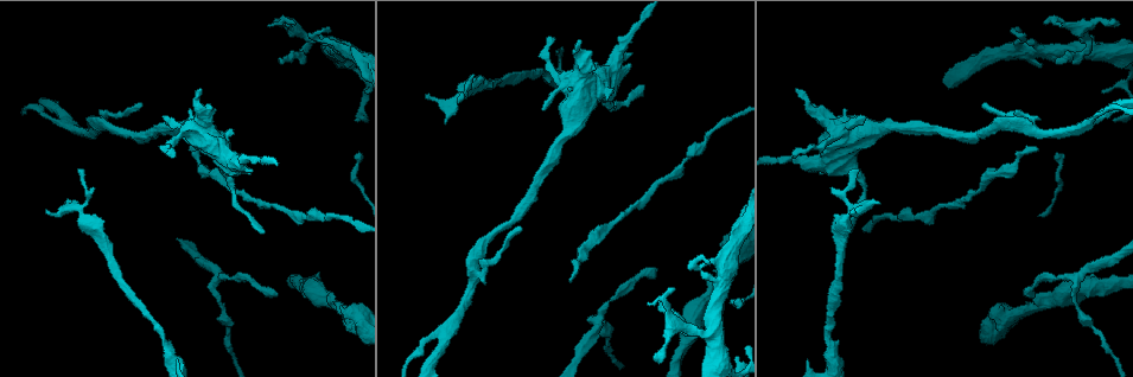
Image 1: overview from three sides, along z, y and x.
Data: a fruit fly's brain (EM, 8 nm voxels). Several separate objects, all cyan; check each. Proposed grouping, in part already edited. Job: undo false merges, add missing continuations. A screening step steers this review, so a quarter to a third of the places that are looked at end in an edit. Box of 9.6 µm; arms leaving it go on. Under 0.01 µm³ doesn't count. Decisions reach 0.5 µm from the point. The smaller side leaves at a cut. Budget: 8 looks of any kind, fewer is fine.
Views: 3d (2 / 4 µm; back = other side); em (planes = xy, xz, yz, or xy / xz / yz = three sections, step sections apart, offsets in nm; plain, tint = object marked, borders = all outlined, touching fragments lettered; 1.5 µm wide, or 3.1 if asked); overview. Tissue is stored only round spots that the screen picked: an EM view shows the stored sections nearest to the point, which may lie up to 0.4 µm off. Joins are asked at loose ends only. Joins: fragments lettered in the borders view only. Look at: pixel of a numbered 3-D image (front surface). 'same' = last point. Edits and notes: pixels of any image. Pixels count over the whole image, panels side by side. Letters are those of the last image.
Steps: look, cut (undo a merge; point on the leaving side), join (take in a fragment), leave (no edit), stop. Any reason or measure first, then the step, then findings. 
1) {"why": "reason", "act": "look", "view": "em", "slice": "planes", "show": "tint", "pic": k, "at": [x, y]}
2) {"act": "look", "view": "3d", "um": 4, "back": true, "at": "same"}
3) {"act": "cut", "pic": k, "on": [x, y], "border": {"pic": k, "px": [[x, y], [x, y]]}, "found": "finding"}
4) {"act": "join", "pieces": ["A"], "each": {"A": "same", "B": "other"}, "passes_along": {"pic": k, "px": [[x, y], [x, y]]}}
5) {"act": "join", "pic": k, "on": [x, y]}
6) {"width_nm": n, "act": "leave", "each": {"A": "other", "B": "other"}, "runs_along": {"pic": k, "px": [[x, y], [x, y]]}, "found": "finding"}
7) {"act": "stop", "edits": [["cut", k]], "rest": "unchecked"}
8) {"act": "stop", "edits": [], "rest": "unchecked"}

{"why": "branch stops here", "act": "look", "view": "3d", "um": 2, "pic": 1, "at": [1058, 58]}

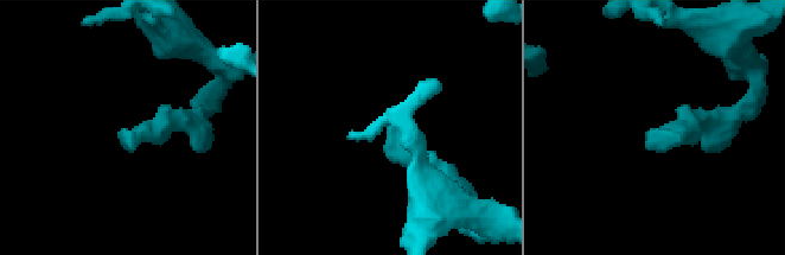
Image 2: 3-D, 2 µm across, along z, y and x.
{"act": "look", "view": "em", "slice": "yz", "step": 8, "show": "tint", "pic": 2, "at": [647, 137]}

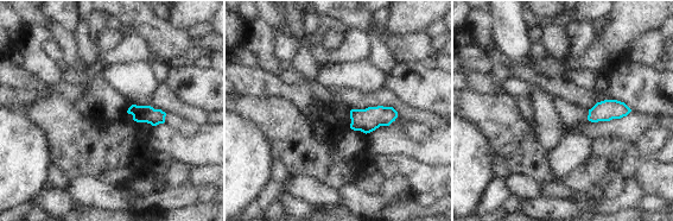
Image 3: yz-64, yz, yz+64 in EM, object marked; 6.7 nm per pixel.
{"why": "another direction", "act": "look", "view": "em", "slice": "planes", "show": "borders", "at": "same"}

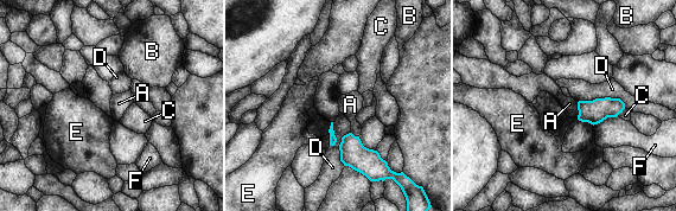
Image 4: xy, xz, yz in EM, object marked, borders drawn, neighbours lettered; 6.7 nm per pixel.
{"longest_contact_nm": ["D", 320], "act": "leave", "each": {"A": "other", "B": "other", "C": "other", "D": "other", "E": "other", "F": "other"}, "border": {"pic": 4, "px": [[576, 104], [578, 117]]}, "found": "none of them fits"}

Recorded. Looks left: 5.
{"why": "free end", "act": "look", "view": "3d", "um": 2, "pic": 1, "at": [551, 36]}

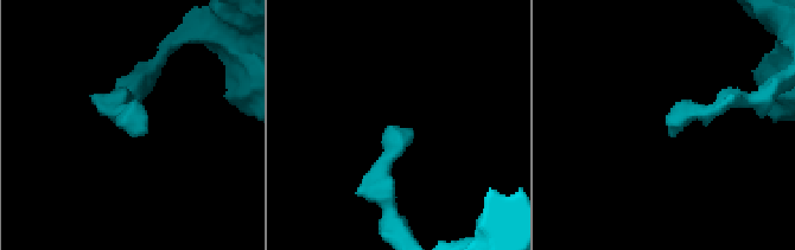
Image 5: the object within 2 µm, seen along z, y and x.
{"why": "shape alone is not enough", "act": "look", "view": "em", "slice": "planes", "show": "borders", "pic": 5, "at": [402, 135]}

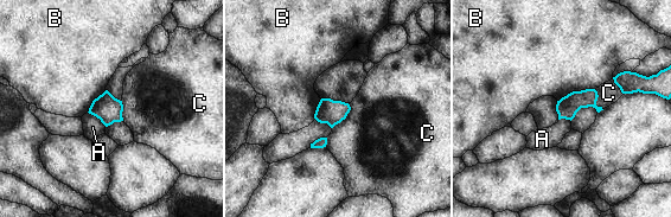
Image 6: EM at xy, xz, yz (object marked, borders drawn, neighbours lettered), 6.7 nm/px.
{"act": "leave", "each": {"A": "other", "B": "other", "C": "other"}, "border": {"pic": 6, "px": [[349, 103], [350, 112], [332, 128]]}, "found": "none of them fits"}

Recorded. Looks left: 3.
{"why": "branch stops here", "act": "look", "view": "3d", "um": 4, "back": true, "pic": 1, "at": [572, 279]}

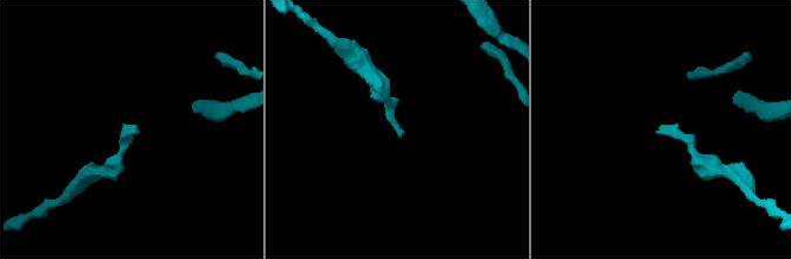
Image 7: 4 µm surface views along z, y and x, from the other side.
{"why": "now the EM", "act": "look", "view": "em", "slice": "planes", "show": "borders", "pic": 7, "at": [657, 132]}

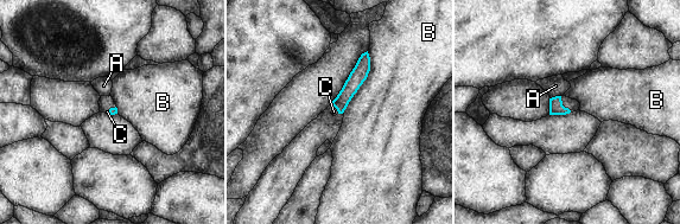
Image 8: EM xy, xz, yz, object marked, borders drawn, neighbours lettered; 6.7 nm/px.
{"act": "join", "pieces": ["C"], "each": {"A": "other", "B": "other", "C": "same"}, "passes_along": {"pic": 8, "px": [[555, 104], [561, 104], [572, 104]]}, "found": "it goes on there"}

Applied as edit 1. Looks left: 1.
{"act": "stop", "edits": [["join", 8]], "rest": "unchecked"}

